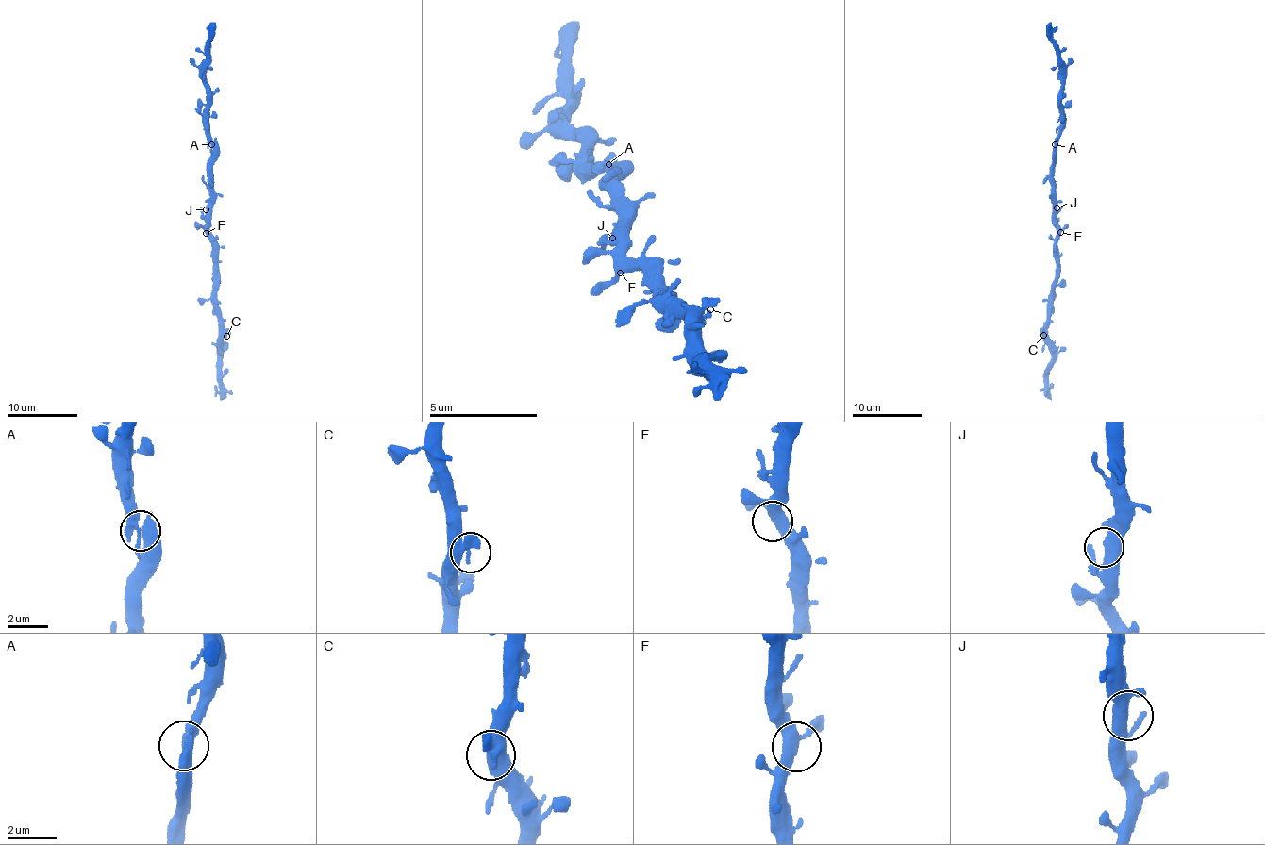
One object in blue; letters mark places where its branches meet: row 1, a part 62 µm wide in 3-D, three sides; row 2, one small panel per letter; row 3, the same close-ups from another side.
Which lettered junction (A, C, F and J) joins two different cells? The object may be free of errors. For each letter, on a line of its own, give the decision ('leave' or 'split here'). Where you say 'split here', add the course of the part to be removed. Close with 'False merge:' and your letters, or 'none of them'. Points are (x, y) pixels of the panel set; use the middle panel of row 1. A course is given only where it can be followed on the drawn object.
A: leave
C: leave
F: leave
J: leave
False merge: none of them

